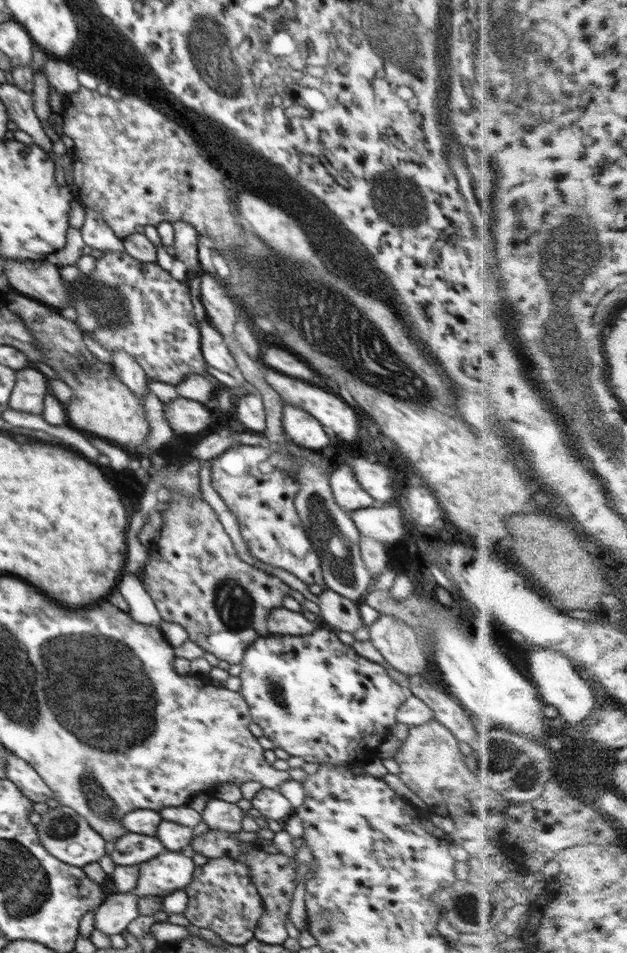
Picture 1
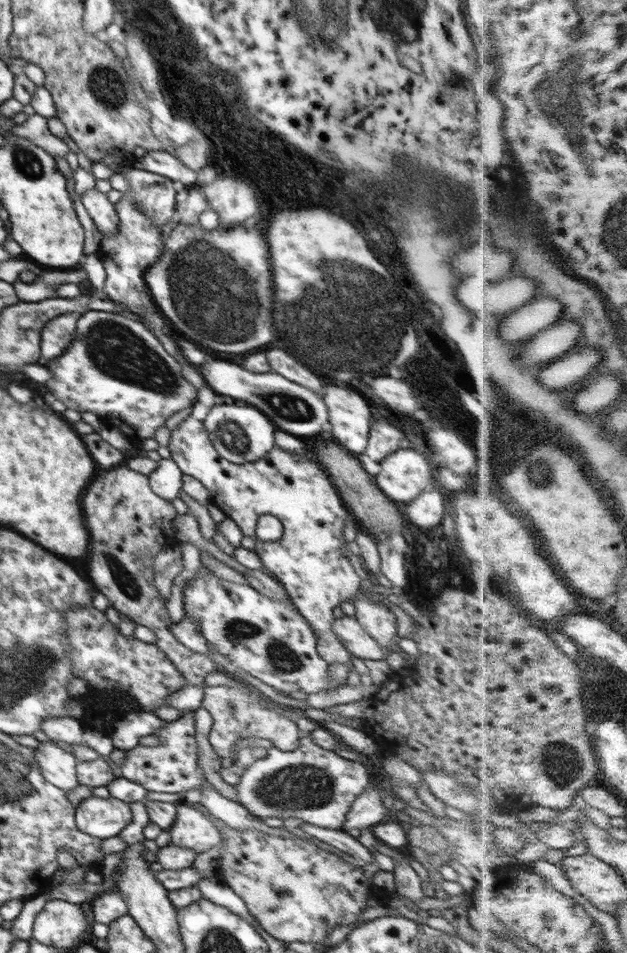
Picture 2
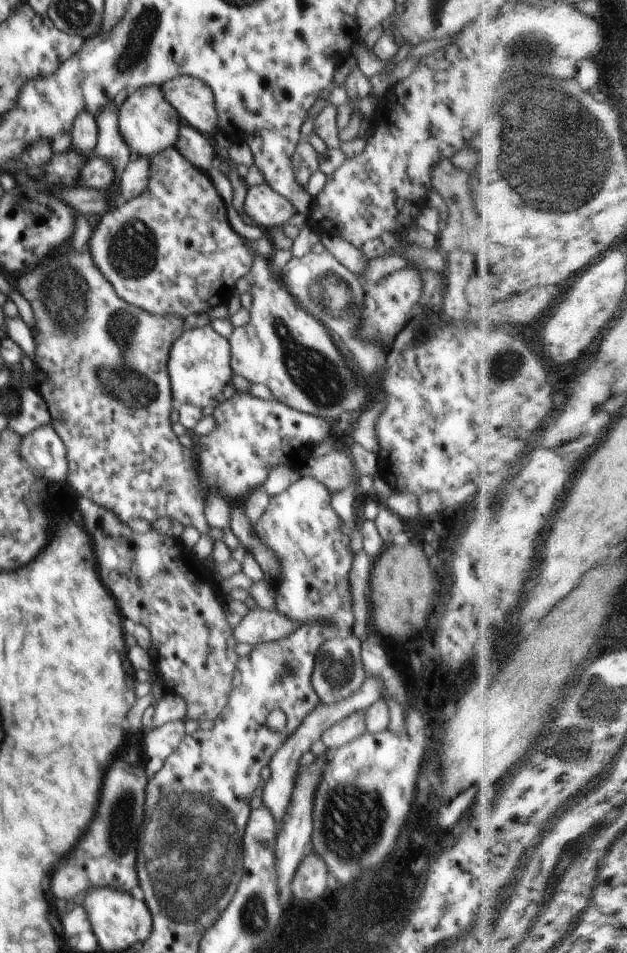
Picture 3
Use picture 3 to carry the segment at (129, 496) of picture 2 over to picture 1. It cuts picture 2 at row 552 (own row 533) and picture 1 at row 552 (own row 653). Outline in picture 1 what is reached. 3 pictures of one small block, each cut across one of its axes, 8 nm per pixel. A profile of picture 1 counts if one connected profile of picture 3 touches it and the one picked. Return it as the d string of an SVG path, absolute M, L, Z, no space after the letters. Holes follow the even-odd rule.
M170 488L170 492L174 493L168 500L171 506L162 514L159 538L149 546L149 557L141 570L144 577L142 584L157 606L162 621L175 622L184 627L190 640L219 660L226 660L230 665L241 664L247 646L258 637L270 634L267 629L268 614L272 609L282 607L284 596L290 596L292 588L275 575L253 567L238 557L234 543L202 495L179 496L175 488Z

